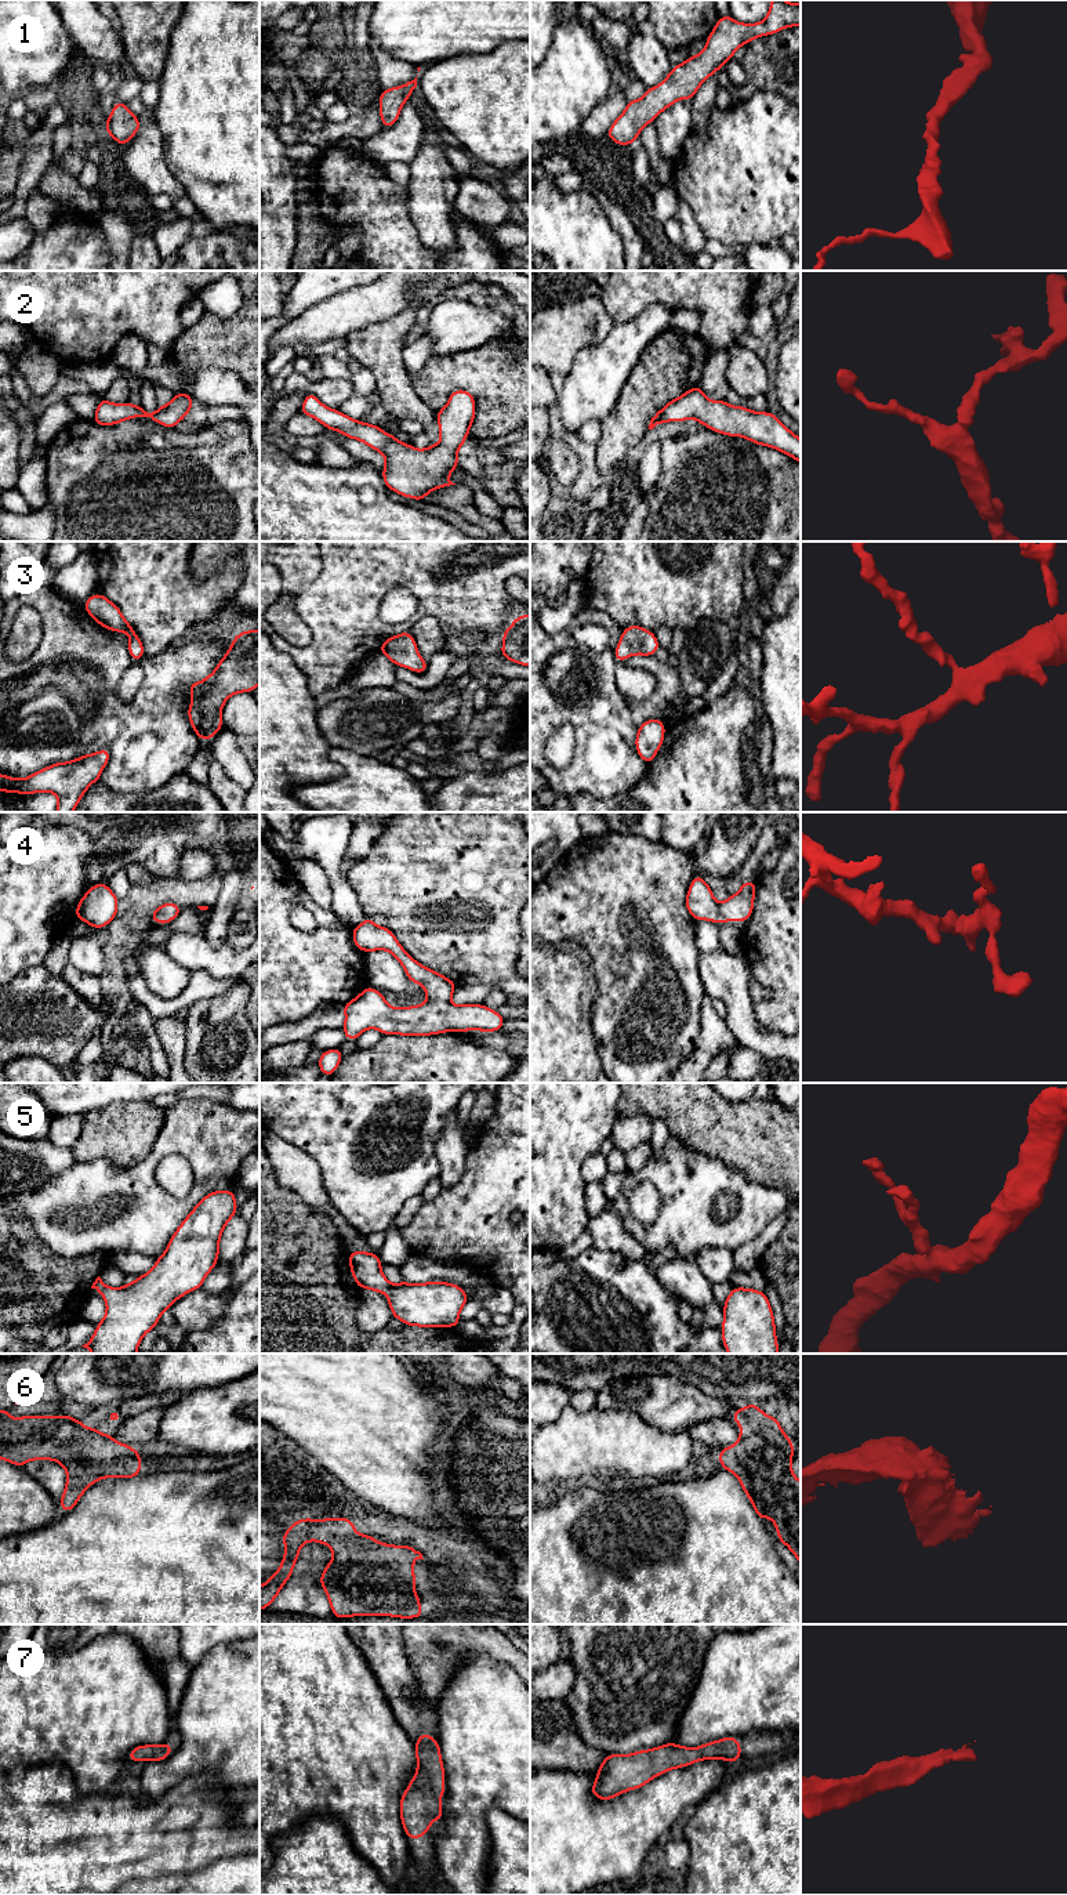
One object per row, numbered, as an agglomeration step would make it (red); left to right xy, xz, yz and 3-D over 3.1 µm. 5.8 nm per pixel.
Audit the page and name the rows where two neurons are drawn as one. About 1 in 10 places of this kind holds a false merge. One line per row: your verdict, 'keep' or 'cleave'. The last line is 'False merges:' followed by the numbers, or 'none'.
1: keep
2: keep
3: keep
4: keep
5: keep
6: keep
7: keep
False merges: none

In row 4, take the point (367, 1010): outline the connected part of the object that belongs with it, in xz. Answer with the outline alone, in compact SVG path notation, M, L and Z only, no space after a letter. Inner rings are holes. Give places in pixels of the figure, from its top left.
M371 916L352 928L353 945L362 952L388 950L402 964L410 982L421 983L428 1000L421 1006L410 1006L393 1008L388 1004L382 993L374 988L366 986L364 990L353 1000L342 1006L345 1012L345 1023L342 1026L345 1040L356 1040L366 1029L374 1028L382 1035L402 1036L431 1036L446 1033L449 1030L464 1033L471 1029L484 1032L500 1032L507 1021L496 1010L487 1008L483 1004L454 1006L450 999L457 983L444 975L432 971L415 961L399 943L393 932L388 927L378 927L371 921Z

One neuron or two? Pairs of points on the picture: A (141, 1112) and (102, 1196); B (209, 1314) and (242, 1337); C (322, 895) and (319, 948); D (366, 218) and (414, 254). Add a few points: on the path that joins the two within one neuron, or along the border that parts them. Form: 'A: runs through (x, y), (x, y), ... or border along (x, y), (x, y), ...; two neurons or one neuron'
A: border along (147, 1155), (129, 1167), (104, 1158), (84, 1163); two neurons
B: border along (235, 1292), (222, 1315), (210, 1328), (189, 1333); two neurons
C: border along (300, 883), (318, 905), (330, 910); two neurons
D: runs through (378, 225), (402, 249); one neuron

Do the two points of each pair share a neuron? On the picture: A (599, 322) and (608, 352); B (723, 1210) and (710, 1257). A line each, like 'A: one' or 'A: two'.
A: two
B: two

